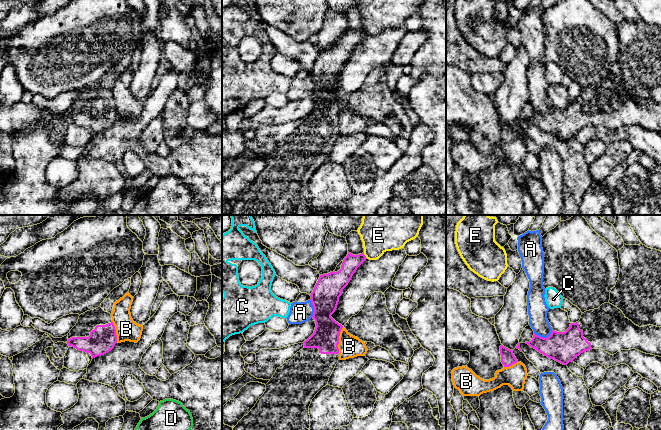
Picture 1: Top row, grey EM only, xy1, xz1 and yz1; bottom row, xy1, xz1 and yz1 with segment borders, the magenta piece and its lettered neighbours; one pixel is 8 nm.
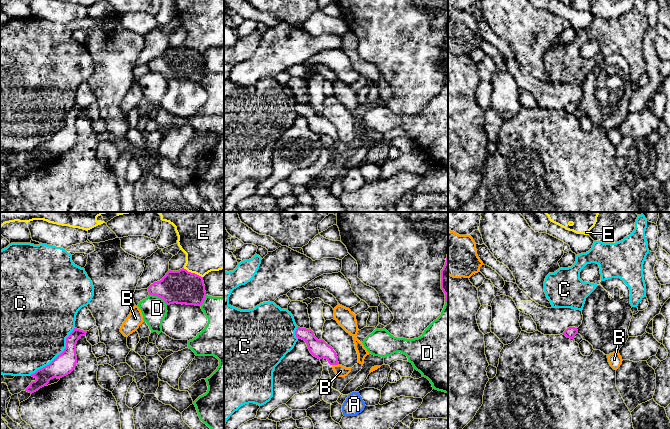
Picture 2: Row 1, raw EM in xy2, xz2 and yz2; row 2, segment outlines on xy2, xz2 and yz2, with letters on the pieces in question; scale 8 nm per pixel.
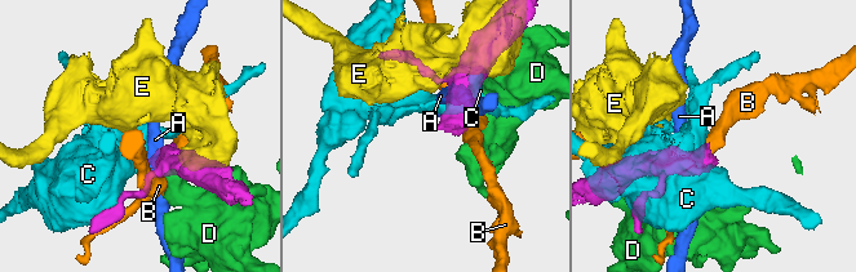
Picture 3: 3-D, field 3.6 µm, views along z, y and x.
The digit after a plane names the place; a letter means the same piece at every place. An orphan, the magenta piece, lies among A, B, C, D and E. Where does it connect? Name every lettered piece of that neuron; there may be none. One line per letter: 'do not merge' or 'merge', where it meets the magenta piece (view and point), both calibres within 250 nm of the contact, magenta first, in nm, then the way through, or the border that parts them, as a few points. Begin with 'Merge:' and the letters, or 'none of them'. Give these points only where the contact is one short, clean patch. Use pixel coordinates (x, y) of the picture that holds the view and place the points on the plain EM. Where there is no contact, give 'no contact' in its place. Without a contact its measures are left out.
Merge: none of them
A: do not merge; meets magenta in yz1 at (544, 114); 240 nm thick on the magenta side, 160 nm on the other; border along yz1 (552, 105), (551, 109), (546, 113), (540, 113), (534, 108)
B: do not merge; meets magenta in xz1 at (338, 116); 200 nm thick on the magenta side, 180 nm on the other
C: do not merge; meets magenta in xy2 at (58, 131); 170 nm thick on the magenta side, 500 nm on the other
D: do not merge; meets magenta in xy2 at (158, 72); 280 nm thick on the magenta side, 200 nm on the other
E: do not merge; meets magenta in xy2 at (192, 49); 280 nm thick on the magenta side, 380 nm on the other

